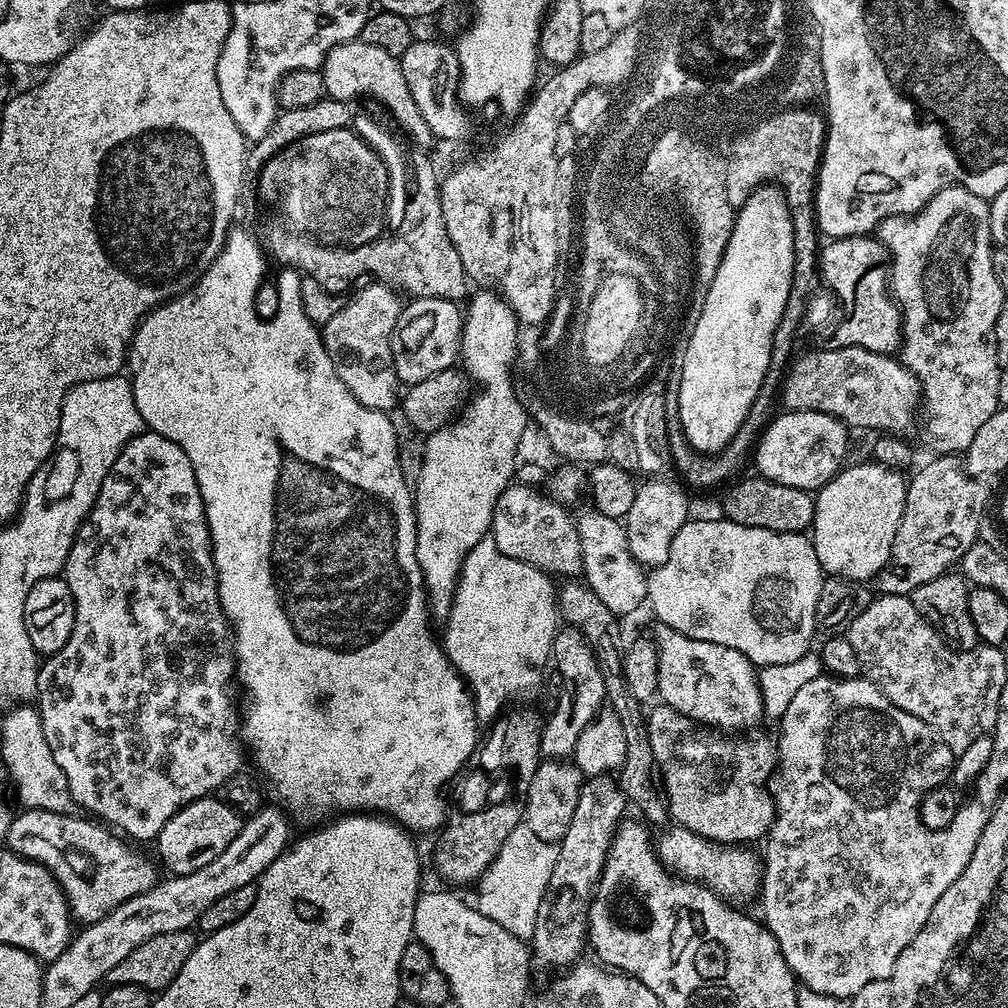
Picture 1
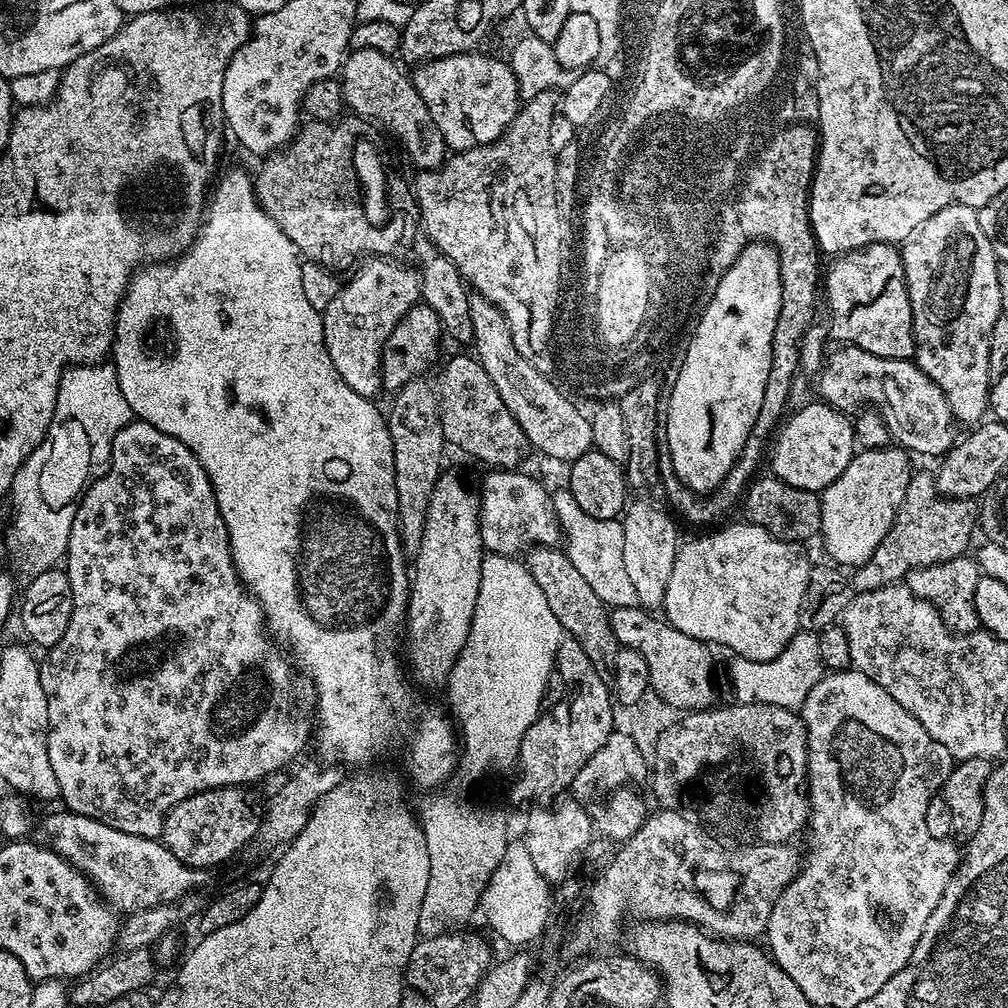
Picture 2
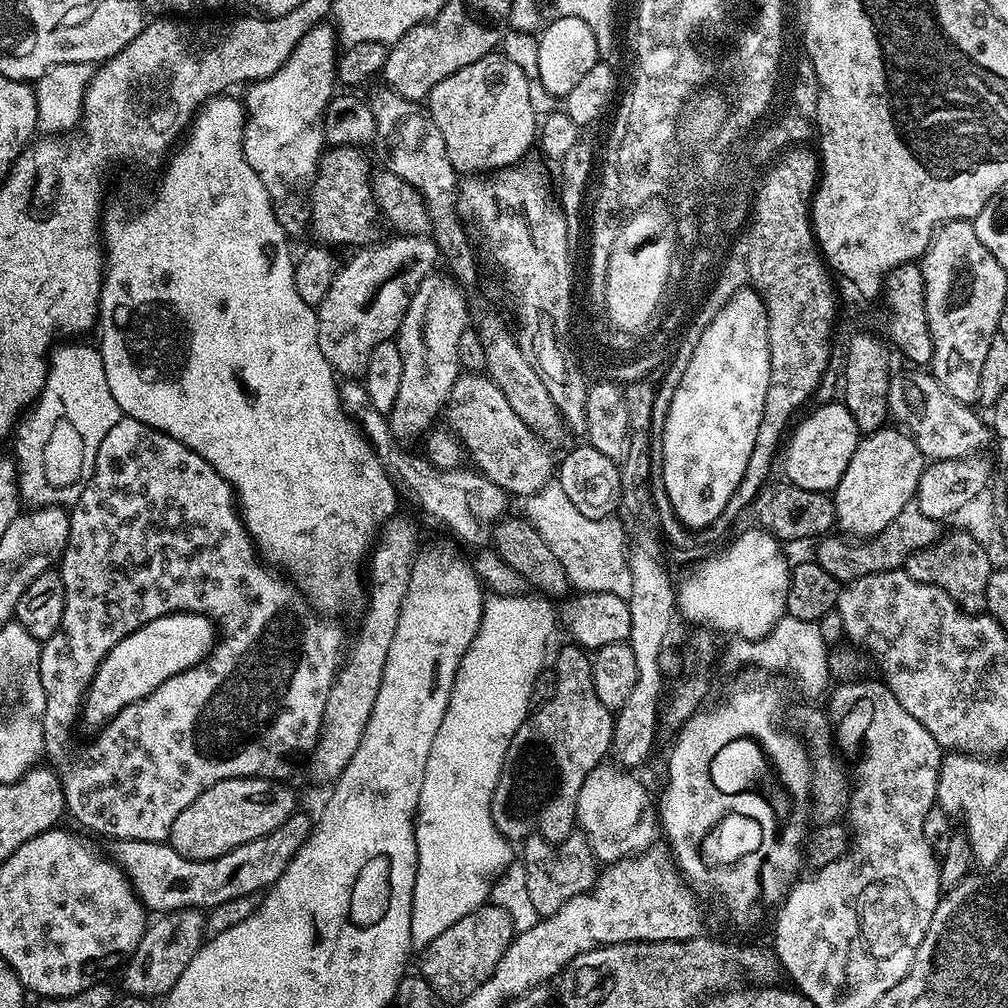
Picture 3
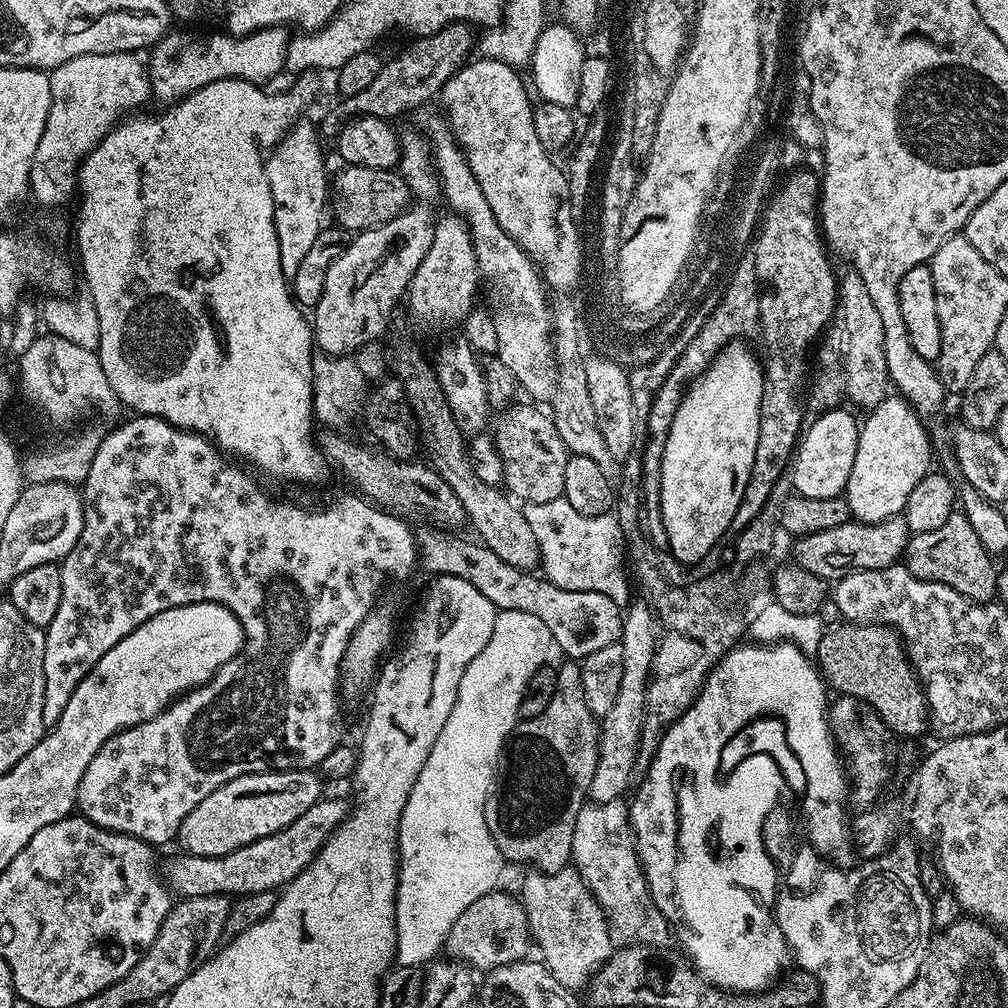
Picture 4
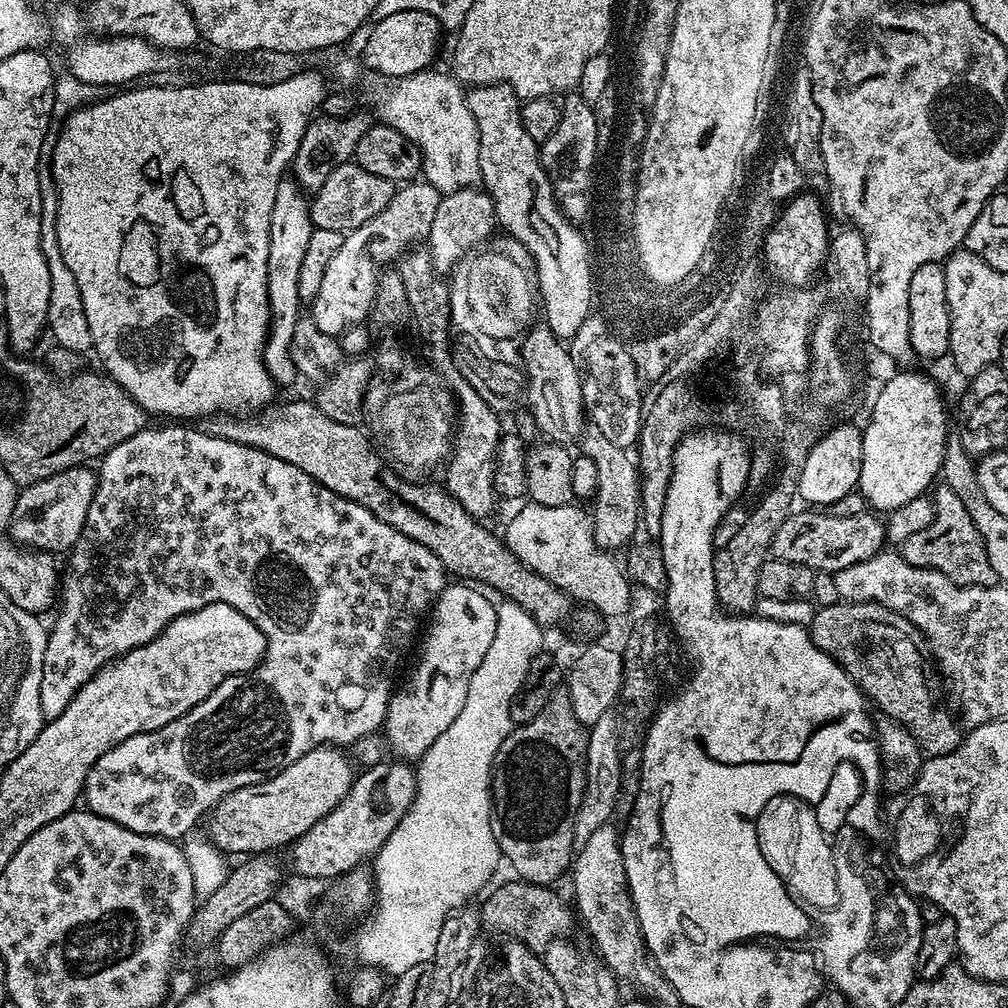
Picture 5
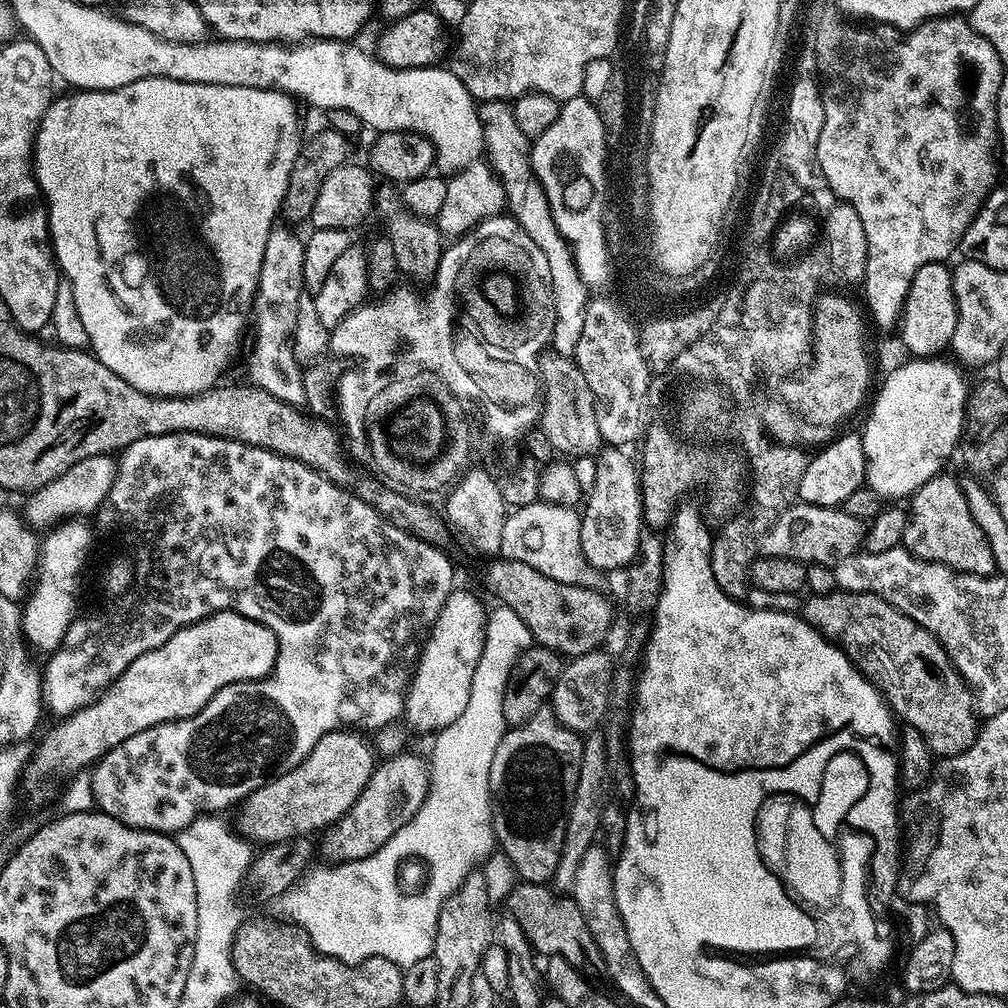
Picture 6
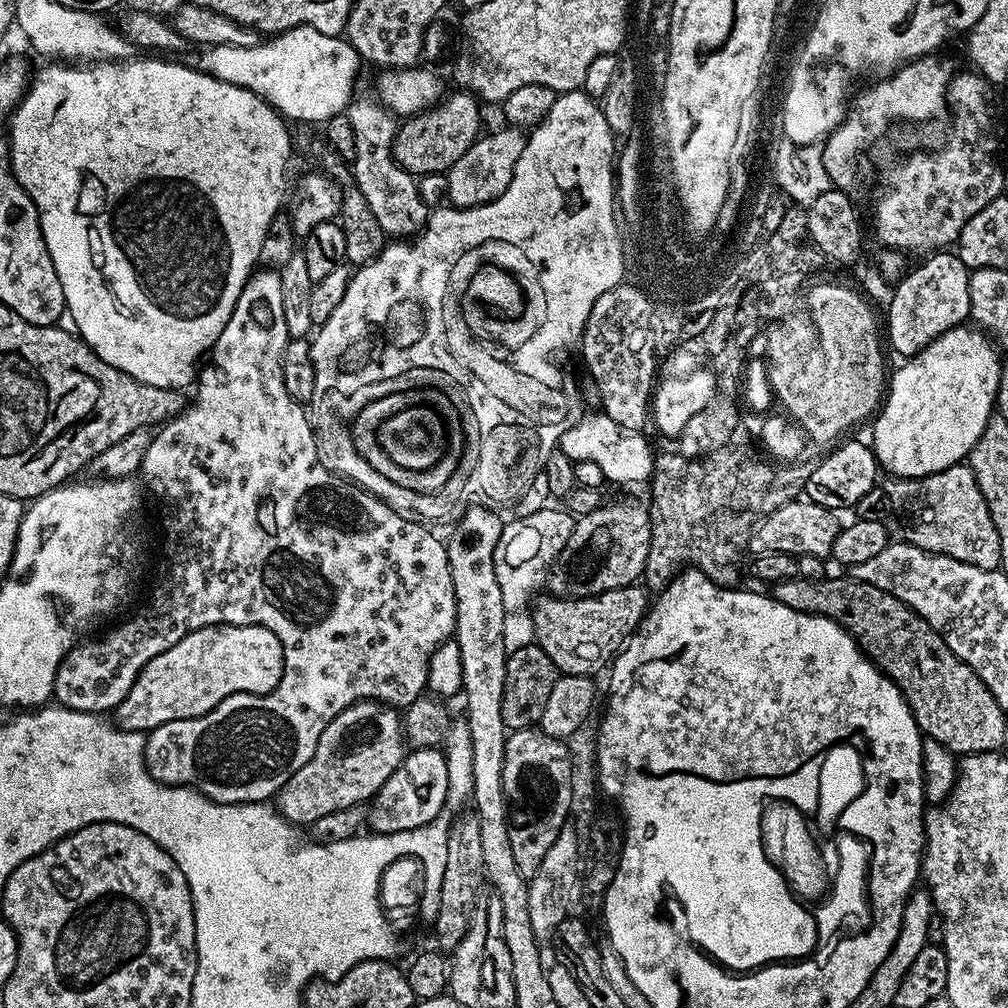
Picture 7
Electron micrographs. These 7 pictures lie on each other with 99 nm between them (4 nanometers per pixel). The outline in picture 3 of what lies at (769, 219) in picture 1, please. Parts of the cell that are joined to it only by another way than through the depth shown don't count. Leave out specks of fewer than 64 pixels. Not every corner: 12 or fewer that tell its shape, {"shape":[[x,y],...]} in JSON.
{"shape":[[737,290],[692,344],[662,434],[689,530],[730,502],[770,390],[768,315]]}

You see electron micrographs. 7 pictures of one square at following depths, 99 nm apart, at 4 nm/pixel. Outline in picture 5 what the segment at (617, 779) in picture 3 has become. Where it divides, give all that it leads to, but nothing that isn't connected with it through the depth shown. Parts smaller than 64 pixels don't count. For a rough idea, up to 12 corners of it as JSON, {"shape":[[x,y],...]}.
{"shape":[[604,824],[570,865],[599,957],[651,1001],[676,1000],[628,893],[621,833]]}

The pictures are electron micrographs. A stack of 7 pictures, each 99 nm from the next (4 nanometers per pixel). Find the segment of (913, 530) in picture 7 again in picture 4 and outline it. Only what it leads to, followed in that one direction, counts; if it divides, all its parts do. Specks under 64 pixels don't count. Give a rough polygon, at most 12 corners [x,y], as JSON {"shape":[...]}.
{"shape":[[962,514],[909,539],[920,580],[975,604],[997,599],[993,553]]}

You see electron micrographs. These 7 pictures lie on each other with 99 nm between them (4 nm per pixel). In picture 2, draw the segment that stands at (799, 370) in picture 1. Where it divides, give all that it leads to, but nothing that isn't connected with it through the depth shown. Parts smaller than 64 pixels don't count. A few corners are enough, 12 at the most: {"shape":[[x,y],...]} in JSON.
{"shape":[[840,346],[819,399],[845,414],[869,406],[893,441],[943,457],[958,424],[912,360]]}

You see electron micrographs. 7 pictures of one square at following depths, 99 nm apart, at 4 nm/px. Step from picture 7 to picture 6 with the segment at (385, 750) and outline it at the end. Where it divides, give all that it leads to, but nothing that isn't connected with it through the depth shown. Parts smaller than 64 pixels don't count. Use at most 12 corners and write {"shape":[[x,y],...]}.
{"shape":[[356,730],[326,734],[239,805],[267,846],[331,828],[378,763]]}

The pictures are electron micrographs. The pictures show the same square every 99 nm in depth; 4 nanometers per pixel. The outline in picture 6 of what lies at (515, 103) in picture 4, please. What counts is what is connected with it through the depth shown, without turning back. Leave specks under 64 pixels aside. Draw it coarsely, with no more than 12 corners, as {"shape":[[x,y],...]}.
{"shape":[[511,103],[479,105],[507,211],[546,254],[551,351],[575,357],[590,291],[532,173]]}

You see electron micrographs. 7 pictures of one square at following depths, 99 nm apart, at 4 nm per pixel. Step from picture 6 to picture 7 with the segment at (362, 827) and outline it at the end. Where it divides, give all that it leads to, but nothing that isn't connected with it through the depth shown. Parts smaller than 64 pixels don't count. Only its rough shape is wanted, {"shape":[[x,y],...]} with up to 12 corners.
{"shape":[[413,748],[367,805],[385,836],[434,822],[448,803],[448,757]]}

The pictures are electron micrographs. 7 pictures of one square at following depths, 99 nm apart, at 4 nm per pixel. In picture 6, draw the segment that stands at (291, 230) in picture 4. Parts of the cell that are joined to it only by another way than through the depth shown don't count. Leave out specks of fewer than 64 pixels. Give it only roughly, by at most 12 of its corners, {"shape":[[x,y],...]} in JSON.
{"shape":[[276,226],[250,305],[247,379],[293,406],[304,240]]}

